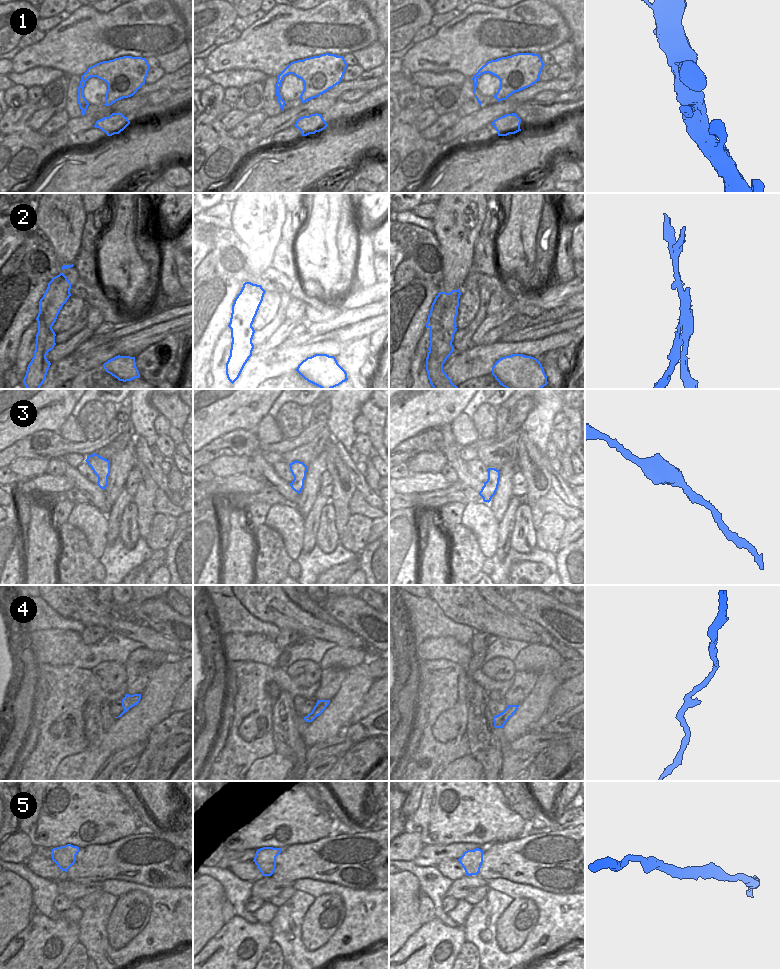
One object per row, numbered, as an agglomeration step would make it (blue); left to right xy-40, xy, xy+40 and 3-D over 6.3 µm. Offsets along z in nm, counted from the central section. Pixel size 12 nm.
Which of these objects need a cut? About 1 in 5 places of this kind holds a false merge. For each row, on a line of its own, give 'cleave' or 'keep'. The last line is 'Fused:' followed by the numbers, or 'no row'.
1: keep
2: cleave
3: keep
4: keep
5: keep
Fused: 2

